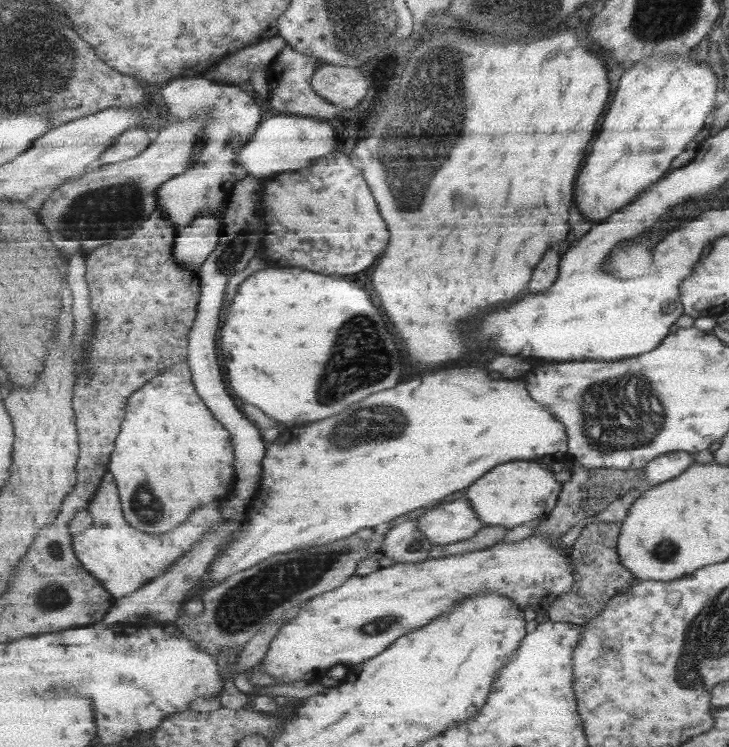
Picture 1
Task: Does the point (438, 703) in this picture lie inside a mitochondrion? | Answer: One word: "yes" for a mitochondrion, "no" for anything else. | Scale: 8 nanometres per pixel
no

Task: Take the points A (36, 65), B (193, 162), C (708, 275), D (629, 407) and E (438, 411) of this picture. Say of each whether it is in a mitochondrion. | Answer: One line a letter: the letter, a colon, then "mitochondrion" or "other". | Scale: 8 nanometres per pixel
A: mitochondrion
B: other
C: other
D: mitochondrion
E: other

